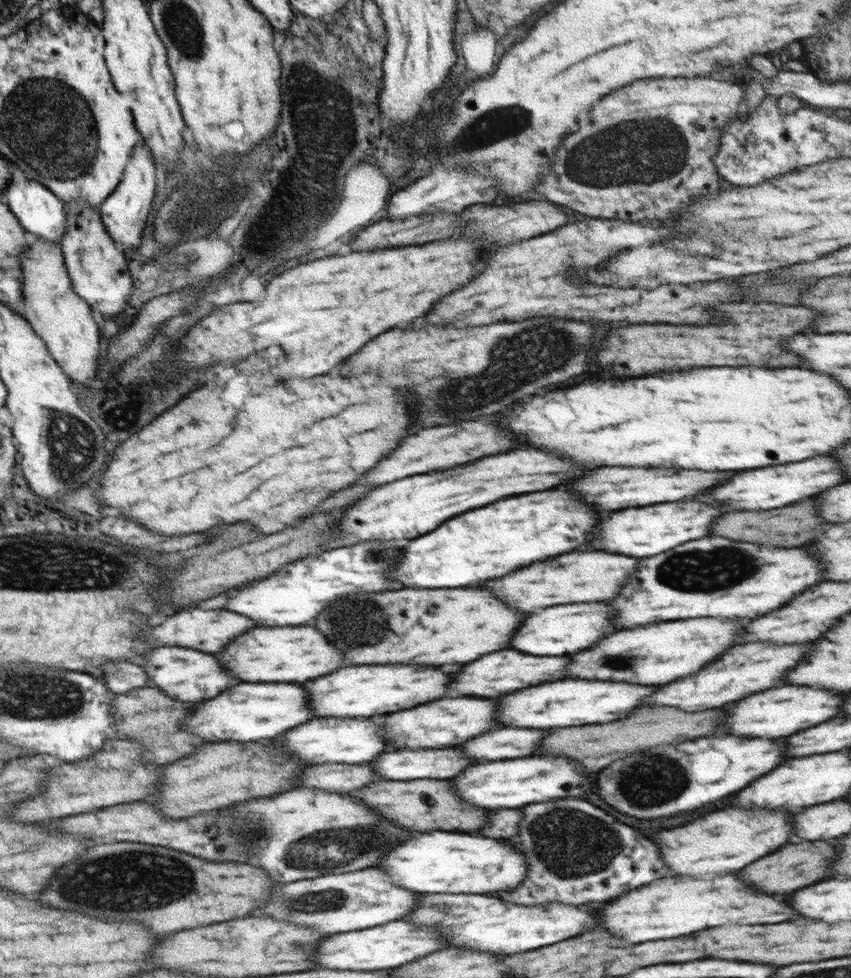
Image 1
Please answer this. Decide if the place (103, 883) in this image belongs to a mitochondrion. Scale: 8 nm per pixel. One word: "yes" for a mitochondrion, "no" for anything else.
yes

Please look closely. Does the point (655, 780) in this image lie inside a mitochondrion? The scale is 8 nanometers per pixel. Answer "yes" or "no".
yes

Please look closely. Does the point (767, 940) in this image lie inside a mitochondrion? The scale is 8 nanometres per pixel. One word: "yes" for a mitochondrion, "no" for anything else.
no

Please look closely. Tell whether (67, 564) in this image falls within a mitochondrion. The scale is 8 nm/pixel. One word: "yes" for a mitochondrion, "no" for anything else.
yes

